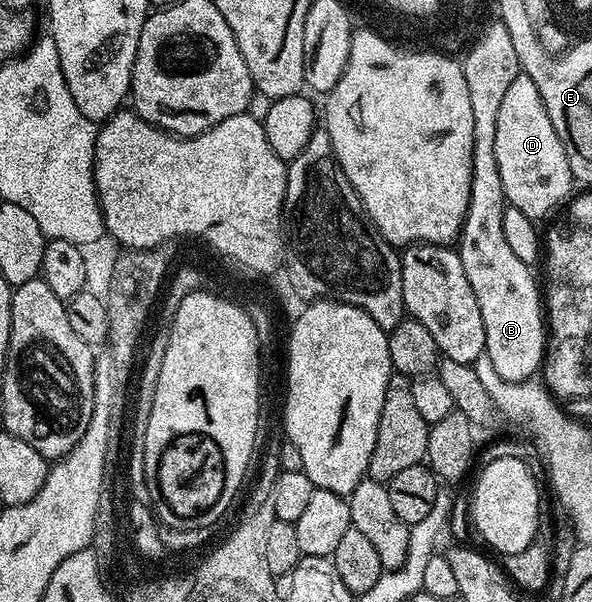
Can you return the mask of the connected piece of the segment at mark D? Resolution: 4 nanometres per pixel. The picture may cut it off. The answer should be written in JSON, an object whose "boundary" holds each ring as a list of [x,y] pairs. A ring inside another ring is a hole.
{"boundary":[[[523,72],[517,75],[514,83],[510,83],[502,98],[498,127],[494,131],[494,159],[498,159],[498,175],[502,175],[505,202],[530,218],[541,219],[555,205],[563,206],[573,192],[574,178],[562,139],[558,139],[558,131],[554,131],[550,115],[546,115],[546,103],[542,103],[534,79]]]}

